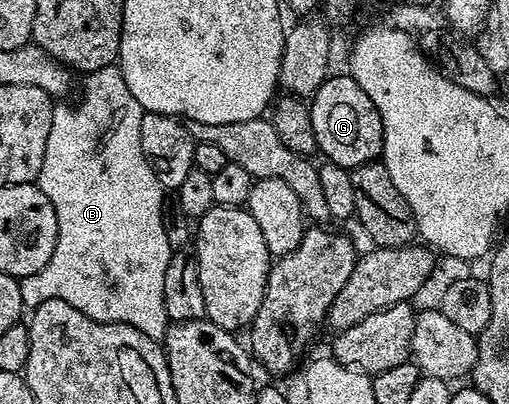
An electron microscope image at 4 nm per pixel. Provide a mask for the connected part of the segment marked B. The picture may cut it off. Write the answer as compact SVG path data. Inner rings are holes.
M131 97L125 107L129 109L129 121L123 121L123 141L117 141L119 151L113 151L109 157L103 157L103 153L99 157L97 153L93 157L77 157L77 153L83 153L83 147L89 147L89 153L91 149L97 149L97 143L89 137L47 137L53 145L43 153L43 169L39 169L35 182L43 193L47 193L51 209L55 209L59 233L51 261L47 261L39 273L20 280L22 301L29 309L52 299L67 301L67 305L75 305L79 313L95 321L126 323L139 329L139 333L147 333L147 337L161 341L171 322L163 305L163 277L167 277L167 261L171 254L167 236L163 233L163 205L167 191L155 173L151 173L151 165L147 165L143 153L143 141L139 141L143 114L139 101Z

